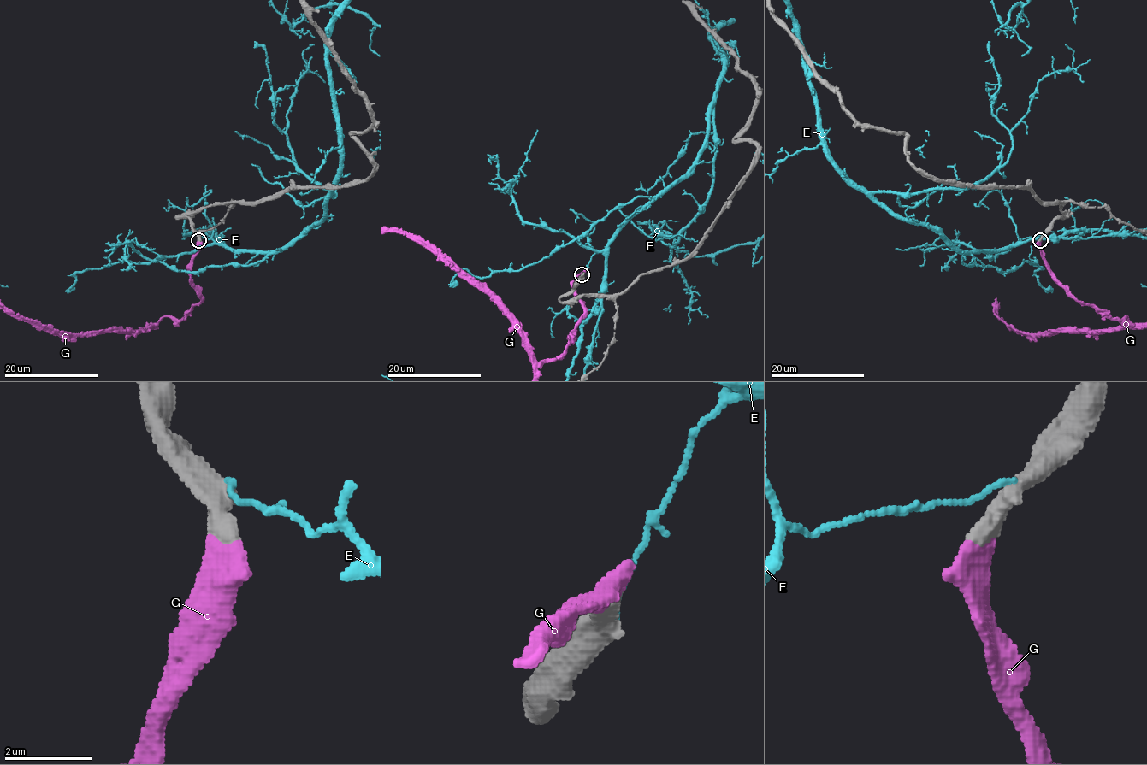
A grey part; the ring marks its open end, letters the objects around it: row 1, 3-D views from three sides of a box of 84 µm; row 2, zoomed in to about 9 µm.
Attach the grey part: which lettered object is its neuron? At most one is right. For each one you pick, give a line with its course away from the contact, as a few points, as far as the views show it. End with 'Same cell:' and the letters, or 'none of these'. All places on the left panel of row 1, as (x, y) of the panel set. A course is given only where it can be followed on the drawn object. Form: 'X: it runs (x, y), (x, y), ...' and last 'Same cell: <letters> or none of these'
Same cell: G

